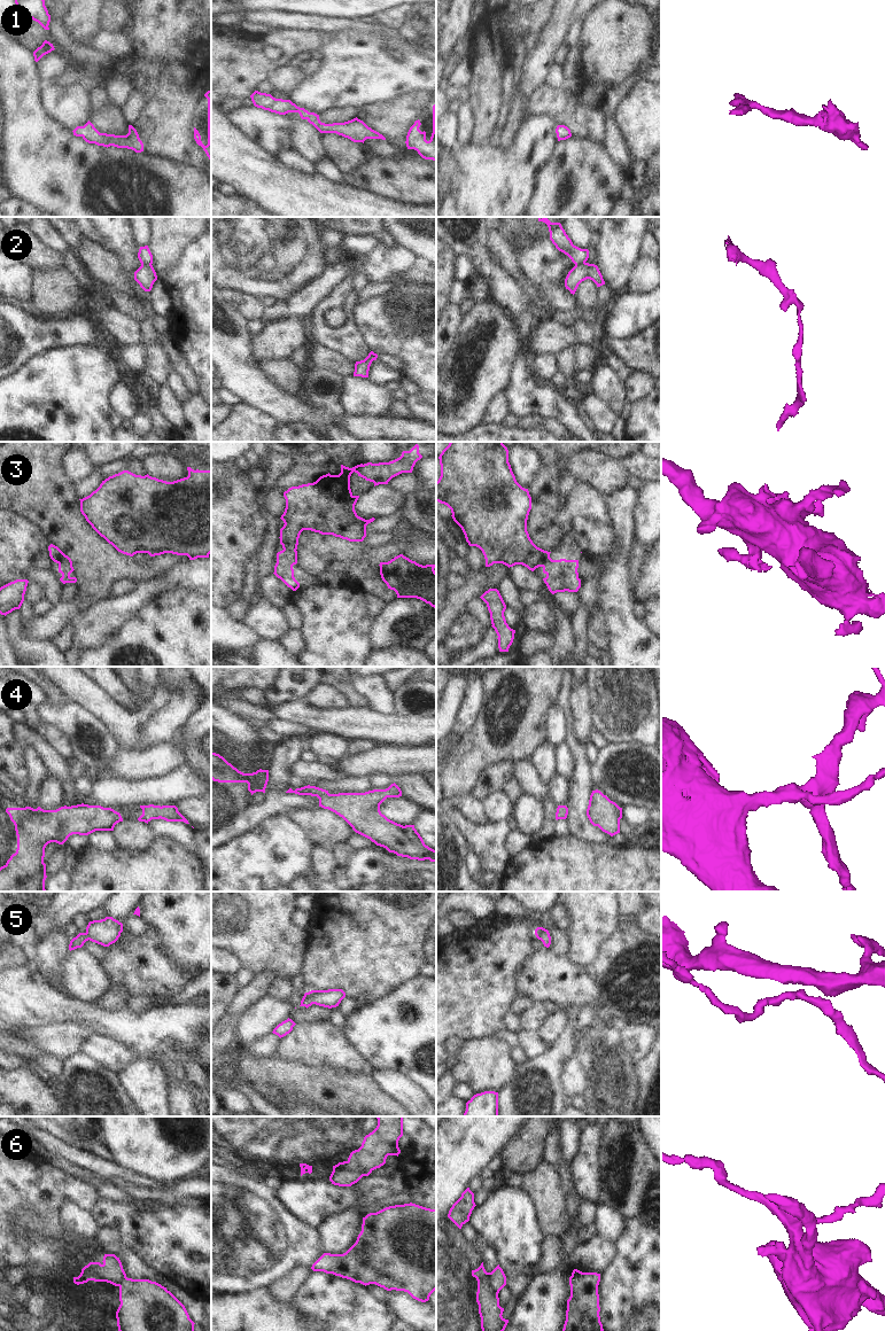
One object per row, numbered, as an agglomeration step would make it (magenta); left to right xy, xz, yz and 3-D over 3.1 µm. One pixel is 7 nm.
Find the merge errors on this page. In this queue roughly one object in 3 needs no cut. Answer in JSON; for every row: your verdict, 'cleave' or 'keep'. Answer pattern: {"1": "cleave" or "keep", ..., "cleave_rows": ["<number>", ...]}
{"1": "keep", "2": "cleave", "3": "keep", "4": "keep", "5": "keep", "6": "cleave", "cleave_rows": ["2", "6"]}

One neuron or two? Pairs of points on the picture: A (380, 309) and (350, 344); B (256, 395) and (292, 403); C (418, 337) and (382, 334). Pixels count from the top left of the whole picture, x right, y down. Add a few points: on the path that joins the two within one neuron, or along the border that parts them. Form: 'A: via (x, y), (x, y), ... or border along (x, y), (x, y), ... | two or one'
A: border along (357, 304), (355, 319), (372, 350) | two
B: via (265, 395), (278, 403), (282, 403) | one
C: via (409, 337), (391, 335) | one

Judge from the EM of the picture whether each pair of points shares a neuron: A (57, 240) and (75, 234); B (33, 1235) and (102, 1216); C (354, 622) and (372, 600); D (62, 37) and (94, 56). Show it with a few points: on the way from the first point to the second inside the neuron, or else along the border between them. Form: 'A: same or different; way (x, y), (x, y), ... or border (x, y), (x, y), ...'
A: different; border (56, 228), (70, 244), (72, 251)
B: different; border (100, 1198), (93, 1209), (94, 1221), (118, 1234)
C: different; border (365, 593), (366, 608), (373, 617)
D: same; way (69, 45), (77, 53), (86, 55)

